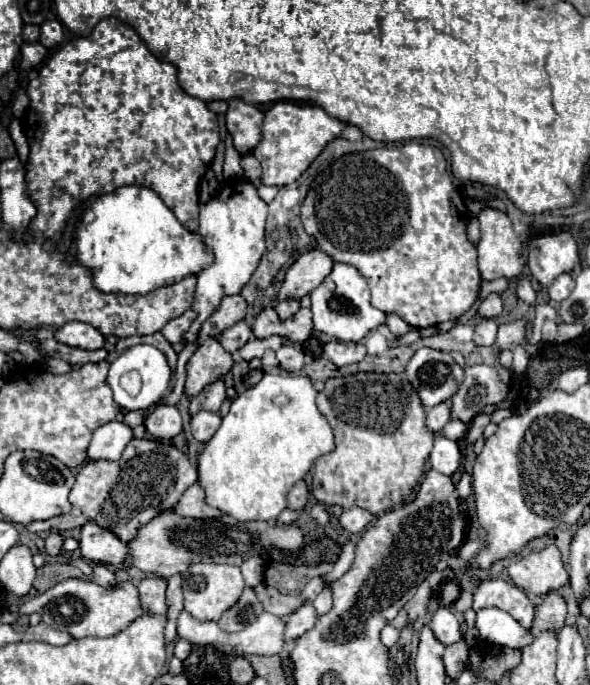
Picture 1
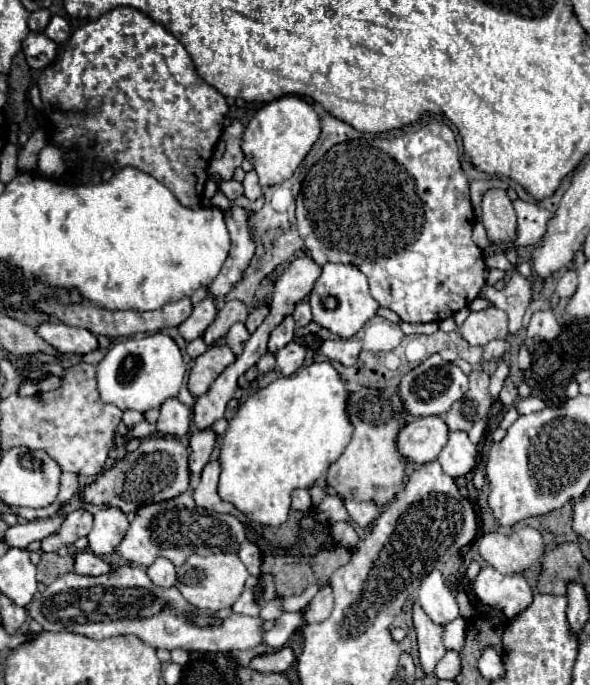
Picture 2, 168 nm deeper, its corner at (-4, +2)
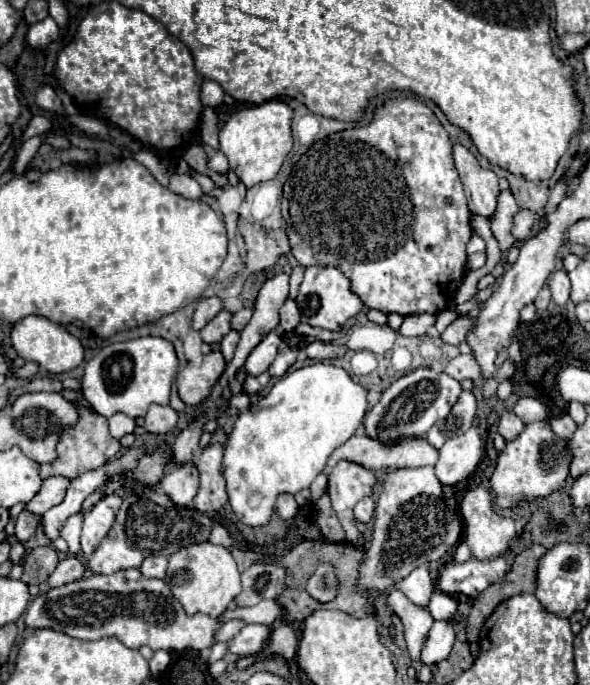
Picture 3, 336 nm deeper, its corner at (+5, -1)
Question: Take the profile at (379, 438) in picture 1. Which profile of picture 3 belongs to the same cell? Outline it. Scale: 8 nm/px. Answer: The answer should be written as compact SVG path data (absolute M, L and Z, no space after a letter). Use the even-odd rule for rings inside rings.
M338 461L328 473L328 495L338 519L342 521L345 540L358 547L364 545L364 540L355 526L352 509L362 497L374 493L376 481L378 479L372 469L366 469L352 461Z

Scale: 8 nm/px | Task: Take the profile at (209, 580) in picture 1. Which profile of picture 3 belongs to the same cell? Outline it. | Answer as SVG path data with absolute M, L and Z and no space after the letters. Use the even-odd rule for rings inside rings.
M200 543L192 547L180 549L176 555L168 557L166 579L174 597L182 603L188 615L206 613L212 617L222 615L240 589L240 573L236 569L236 561L228 549L214 543Z

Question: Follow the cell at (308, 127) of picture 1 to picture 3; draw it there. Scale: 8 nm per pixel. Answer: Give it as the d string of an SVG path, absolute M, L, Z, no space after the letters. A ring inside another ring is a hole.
M266 101L262 105L240 109L220 131L220 151L228 157L230 169L248 189L278 175L286 155L292 151L294 145L292 115L294 111L284 101Z

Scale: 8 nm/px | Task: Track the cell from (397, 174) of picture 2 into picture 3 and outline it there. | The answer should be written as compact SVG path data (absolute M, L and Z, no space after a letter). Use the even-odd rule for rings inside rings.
M388 99L374 115L374 121L370 125L354 127L348 131L334 133L318 143L314 143L294 165L290 179L284 185L286 193L282 199L282 217L288 225L288 239L294 257L298 259L300 265L310 267L310 265L334 265L338 267L348 279L352 281L354 293L362 299L362 303L370 309L378 309L386 315L398 313L402 317L408 315L420 315L420 313L440 313L450 307L456 289L462 285L468 269L466 269L466 243L472 235L470 227L470 211L466 205L466 195L462 191L462 183L458 177L458 171L454 167L454 157L452 157L452 143L444 127L440 125L438 117L430 107L426 107L418 99Z

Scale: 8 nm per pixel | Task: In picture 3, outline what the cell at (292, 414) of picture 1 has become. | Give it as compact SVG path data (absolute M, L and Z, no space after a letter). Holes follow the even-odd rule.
M314 363L284 375L266 397L258 399L252 409L246 409L236 417L234 429L224 445L220 471L226 481L228 501L236 517L250 527L268 525L276 509L278 495L284 491L298 493L302 489L308 489L316 475L326 469L326 461L332 451L344 445L354 435L364 413L366 391L358 383L354 383L342 367L334 367L330 363Z

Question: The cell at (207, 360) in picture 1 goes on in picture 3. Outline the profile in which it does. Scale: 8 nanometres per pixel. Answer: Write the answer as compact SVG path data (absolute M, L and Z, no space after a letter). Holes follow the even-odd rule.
M210 351L202 363L188 363L176 377L178 395L186 405L200 405L222 375L226 361L220 351Z

